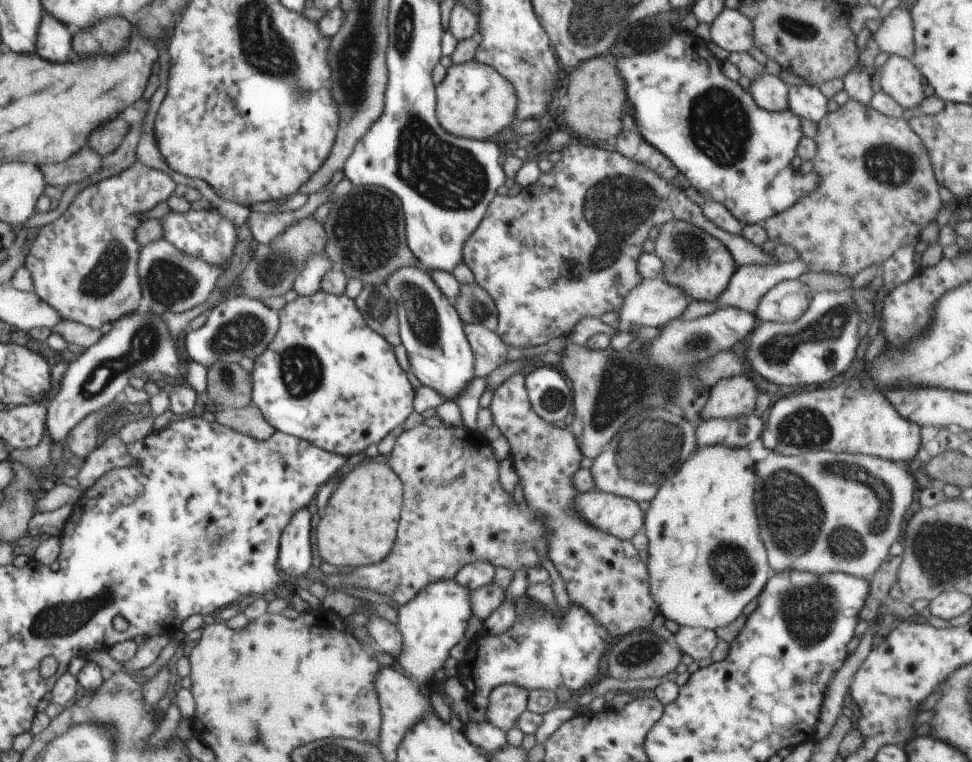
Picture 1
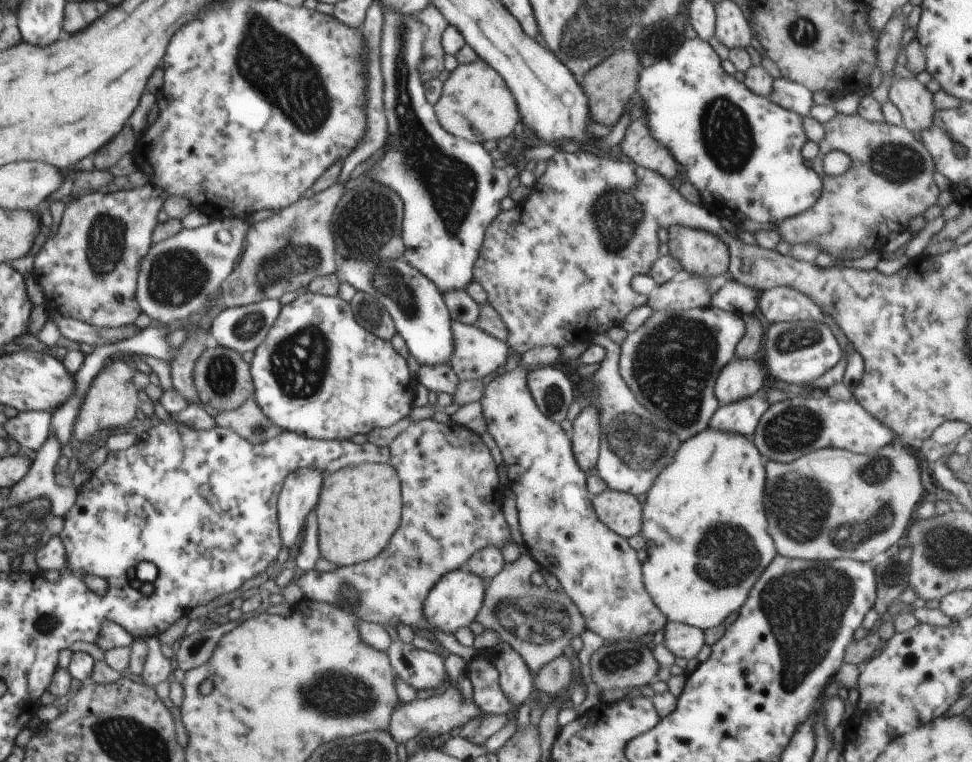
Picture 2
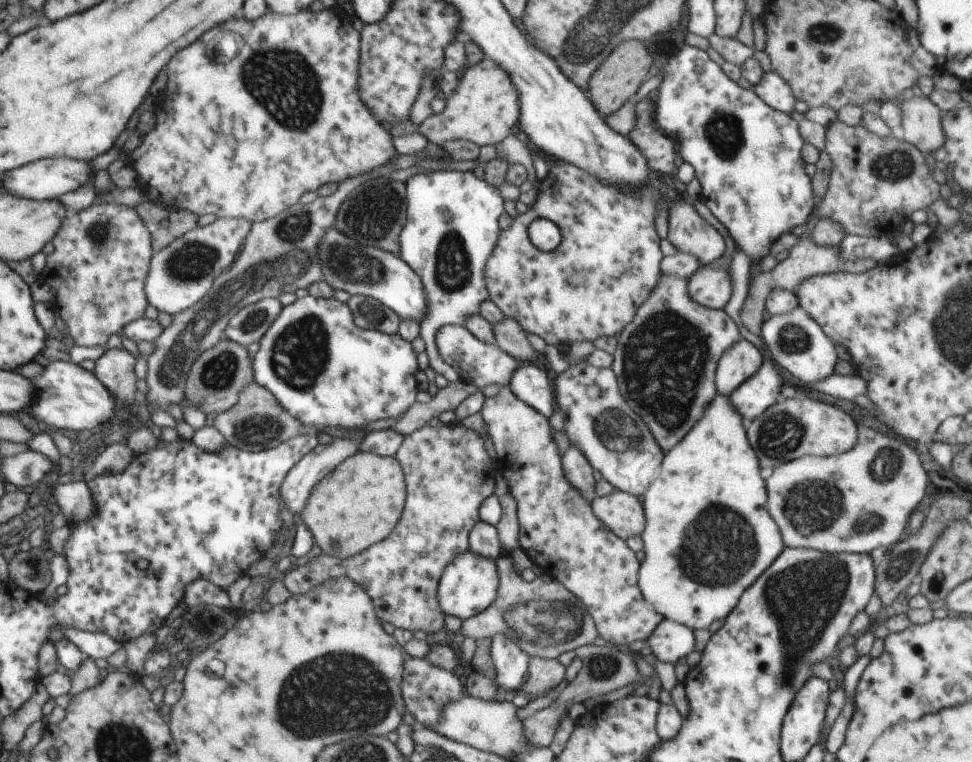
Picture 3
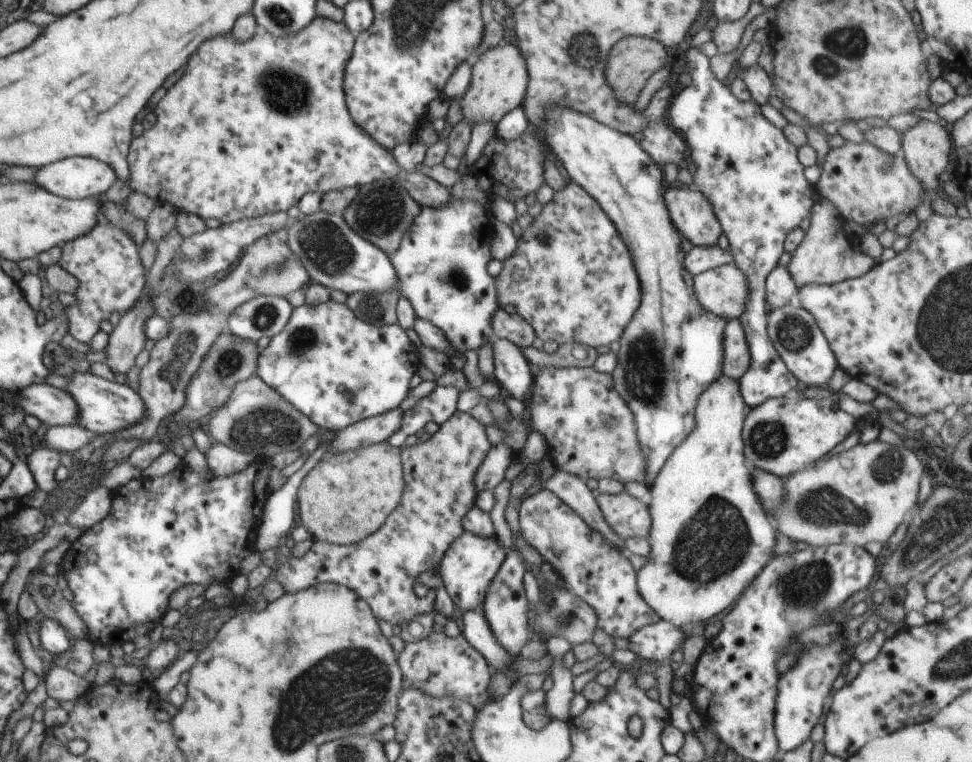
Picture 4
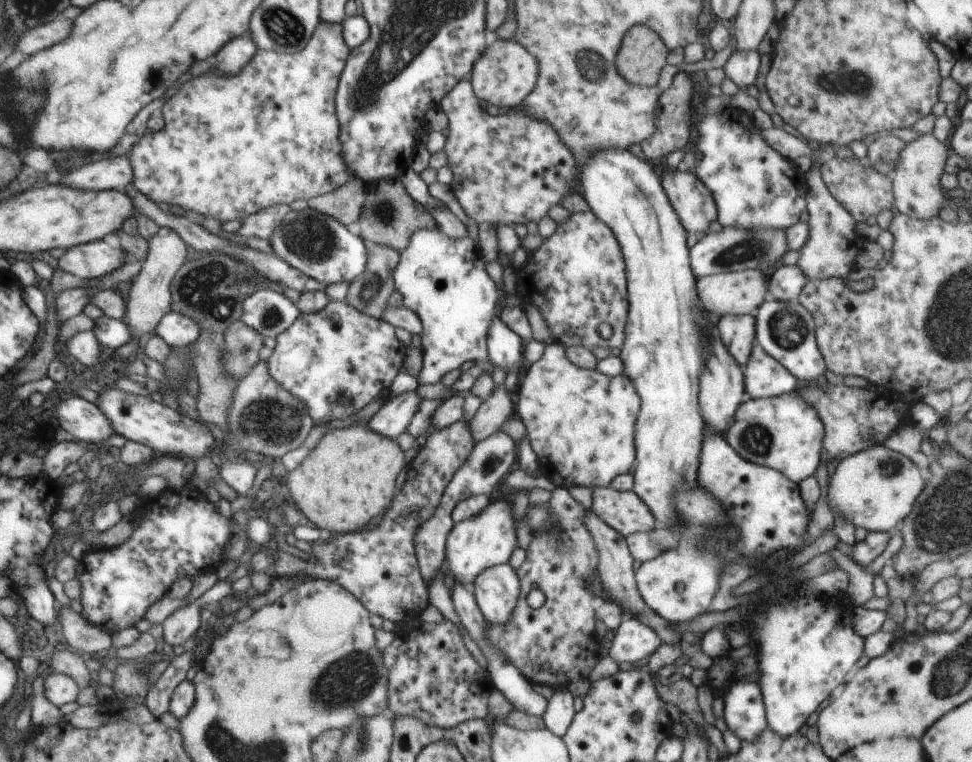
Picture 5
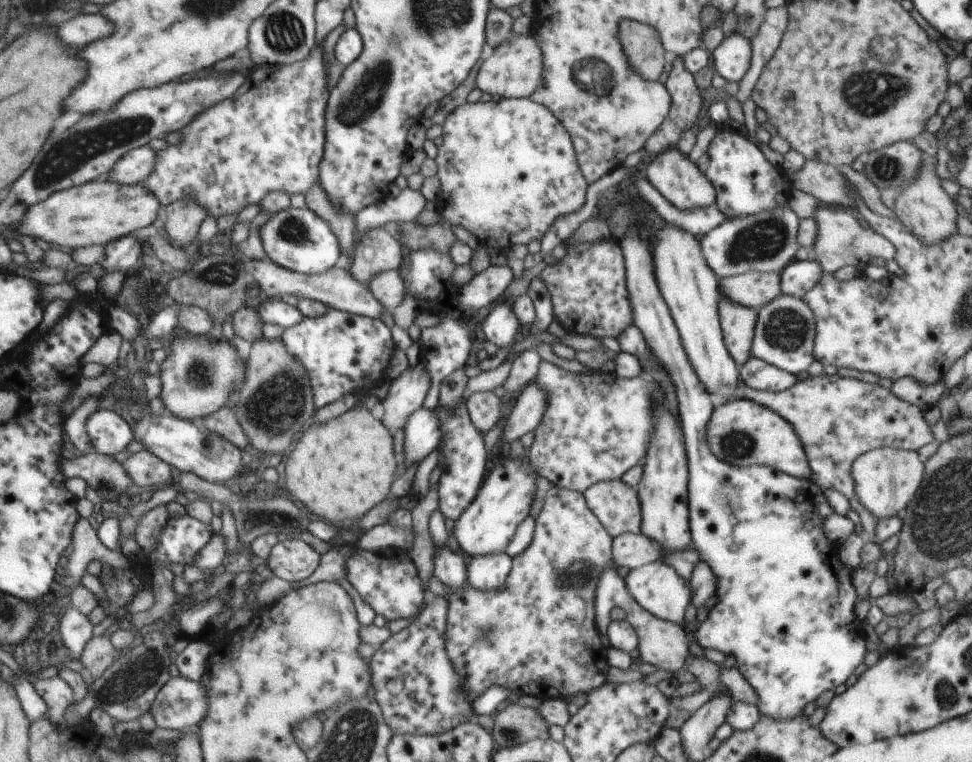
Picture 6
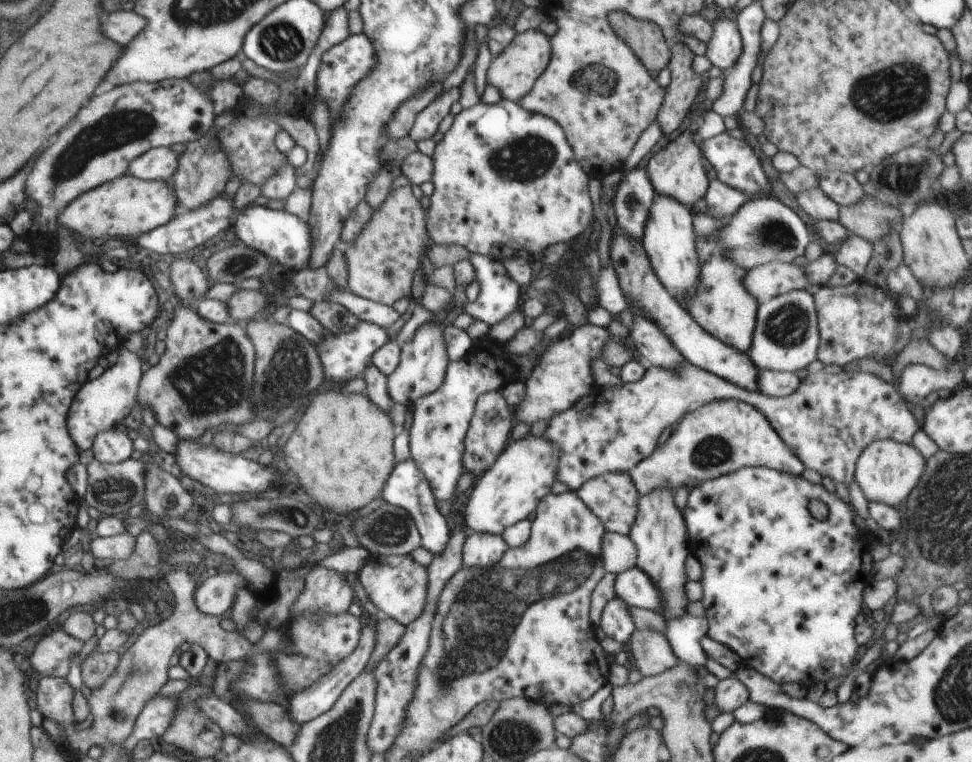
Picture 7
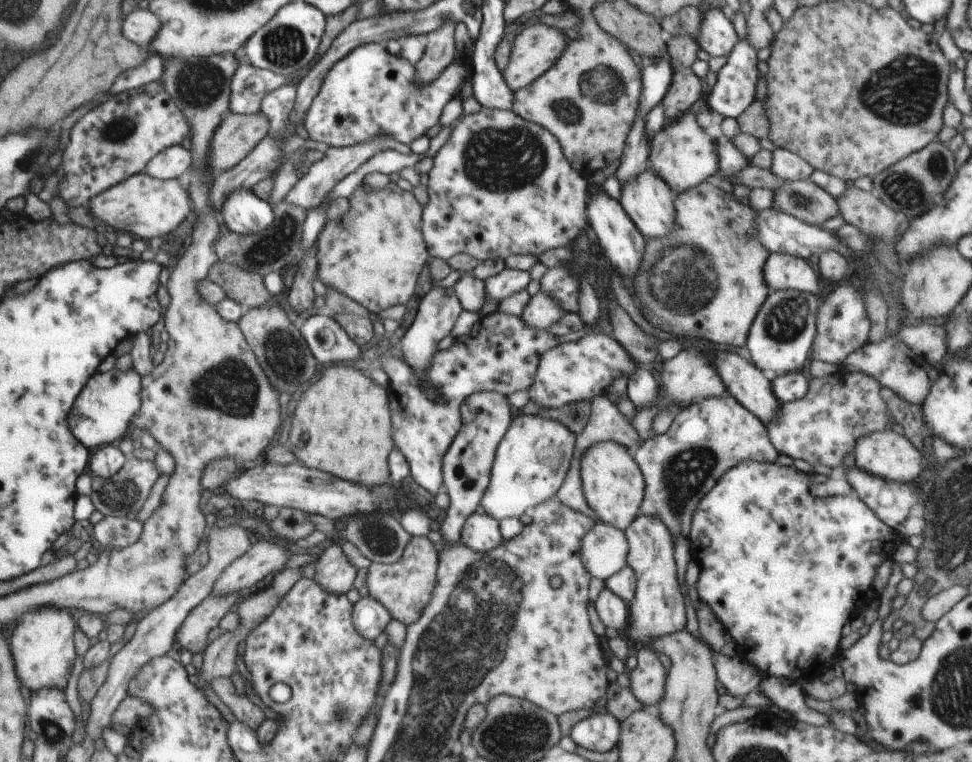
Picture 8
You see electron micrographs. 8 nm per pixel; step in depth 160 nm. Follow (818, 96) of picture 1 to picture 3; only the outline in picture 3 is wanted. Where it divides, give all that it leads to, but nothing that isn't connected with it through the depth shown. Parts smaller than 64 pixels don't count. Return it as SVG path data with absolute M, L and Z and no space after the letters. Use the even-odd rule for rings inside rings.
M774 71L763 72L763 77L754 86L754 92L768 105L777 111L790 114L797 101L790 85Z

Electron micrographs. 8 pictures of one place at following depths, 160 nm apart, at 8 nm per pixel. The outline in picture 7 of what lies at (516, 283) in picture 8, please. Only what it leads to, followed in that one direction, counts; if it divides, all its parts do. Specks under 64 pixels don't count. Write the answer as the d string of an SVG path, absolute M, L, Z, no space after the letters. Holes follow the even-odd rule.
M470 253L469 260L474 266L478 284L480 284L480 294L479 298L476 298L474 301L467 300L463 304L462 311L474 319L482 320L482 322L488 324L491 328L519 308L523 299L522 288L509 276L502 264L501 258Z

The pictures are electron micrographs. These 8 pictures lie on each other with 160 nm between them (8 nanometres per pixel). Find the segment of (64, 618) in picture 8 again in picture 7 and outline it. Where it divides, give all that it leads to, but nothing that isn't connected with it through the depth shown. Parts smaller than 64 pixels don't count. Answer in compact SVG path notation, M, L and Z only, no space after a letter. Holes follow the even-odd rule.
M63 628L42 636L30 656L35 675L66 678L72 656L79 654L85 641L66 634Z

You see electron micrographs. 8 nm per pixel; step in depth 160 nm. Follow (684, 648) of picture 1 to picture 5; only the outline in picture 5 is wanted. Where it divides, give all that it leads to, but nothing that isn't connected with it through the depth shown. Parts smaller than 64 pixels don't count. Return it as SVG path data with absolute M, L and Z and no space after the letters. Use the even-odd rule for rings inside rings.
M632 616L624 617L614 630L615 635L609 648L609 655L618 664L620 662L638 662L650 658L662 644L661 638L643 622Z

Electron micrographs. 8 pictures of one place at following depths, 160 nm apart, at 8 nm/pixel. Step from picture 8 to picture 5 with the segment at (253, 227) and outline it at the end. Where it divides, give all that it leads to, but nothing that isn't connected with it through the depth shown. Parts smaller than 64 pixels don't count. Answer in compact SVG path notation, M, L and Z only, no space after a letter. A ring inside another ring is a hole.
M310 206L301 211L291 210L282 218L282 222L278 223L269 238L273 252L281 259L296 270L303 272L318 282L326 284L326 286L341 280L350 280L352 282L366 268L367 248L363 241L355 229L346 228L335 218L318 213Z

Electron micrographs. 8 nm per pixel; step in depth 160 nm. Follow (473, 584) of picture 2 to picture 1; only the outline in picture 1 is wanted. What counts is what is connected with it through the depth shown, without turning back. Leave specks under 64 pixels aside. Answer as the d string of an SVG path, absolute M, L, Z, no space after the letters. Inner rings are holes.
M456 579L436 581L425 586L408 604L401 606L399 612L397 612L398 624L396 626L402 635L403 648L401 655L394 660L399 662L408 678L410 677L420 683L428 683L426 687L422 686L424 693L430 694L432 684L437 682L436 674L440 672L442 664L449 657L450 649L464 637L468 620L473 615L470 593L471 590L456 582Z

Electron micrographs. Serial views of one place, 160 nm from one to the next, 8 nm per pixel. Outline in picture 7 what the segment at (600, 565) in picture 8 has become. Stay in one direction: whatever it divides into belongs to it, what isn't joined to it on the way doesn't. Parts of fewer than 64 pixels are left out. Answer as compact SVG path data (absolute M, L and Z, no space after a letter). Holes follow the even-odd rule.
M608 532L602 540L602 564L606 573L621 574L636 567L638 548L628 535Z

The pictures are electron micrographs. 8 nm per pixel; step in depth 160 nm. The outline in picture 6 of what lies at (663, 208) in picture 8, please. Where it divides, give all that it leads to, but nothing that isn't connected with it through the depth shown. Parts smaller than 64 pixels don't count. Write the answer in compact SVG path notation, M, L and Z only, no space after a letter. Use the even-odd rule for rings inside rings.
M666 220L654 242L654 272L658 288L670 308L672 320L680 332L684 350L694 366L698 378L708 392L718 392L727 400L734 397L740 368L730 356L723 340L721 324L718 322L719 279L706 264L701 242L693 234Z

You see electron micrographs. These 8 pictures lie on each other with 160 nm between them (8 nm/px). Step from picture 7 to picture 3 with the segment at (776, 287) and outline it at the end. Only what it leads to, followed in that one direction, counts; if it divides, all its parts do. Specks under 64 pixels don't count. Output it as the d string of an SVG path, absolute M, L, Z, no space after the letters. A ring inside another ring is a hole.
M700 198L694 202L694 209L710 222L724 238L726 250L724 254L709 265L701 267L690 277L687 282L689 295L701 305L711 309L723 309L732 296L732 280L730 279L730 263L735 243L728 230L716 218Z

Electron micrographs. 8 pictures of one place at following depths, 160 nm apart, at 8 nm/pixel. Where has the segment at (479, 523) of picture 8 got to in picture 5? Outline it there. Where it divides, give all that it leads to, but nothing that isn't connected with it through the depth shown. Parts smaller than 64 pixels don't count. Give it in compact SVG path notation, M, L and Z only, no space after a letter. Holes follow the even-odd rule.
M504 563L483 570L475 578L471 589L485 620L505 623L517 605L520 587L521 581L515 568Z

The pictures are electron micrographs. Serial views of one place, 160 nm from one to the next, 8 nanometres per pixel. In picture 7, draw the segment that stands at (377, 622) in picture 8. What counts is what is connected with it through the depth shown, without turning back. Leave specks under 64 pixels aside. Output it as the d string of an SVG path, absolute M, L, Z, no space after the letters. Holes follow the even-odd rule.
M370 616L360 617L359 620L362 622L362 636L360 636L358 647L350 654L350 657L344 658L341 664L334 666L325 676L320 676L310 688L306 688L306 690L296 693L296 696L289 698L290 702L288 702L286 710L288 710L288 716L292 718L292 722L302 725L328 712L338 701L340 693L350 685L352 680L356 679L356 676L359 676L364 671L375 646L376 623L374 620L370 620Z

